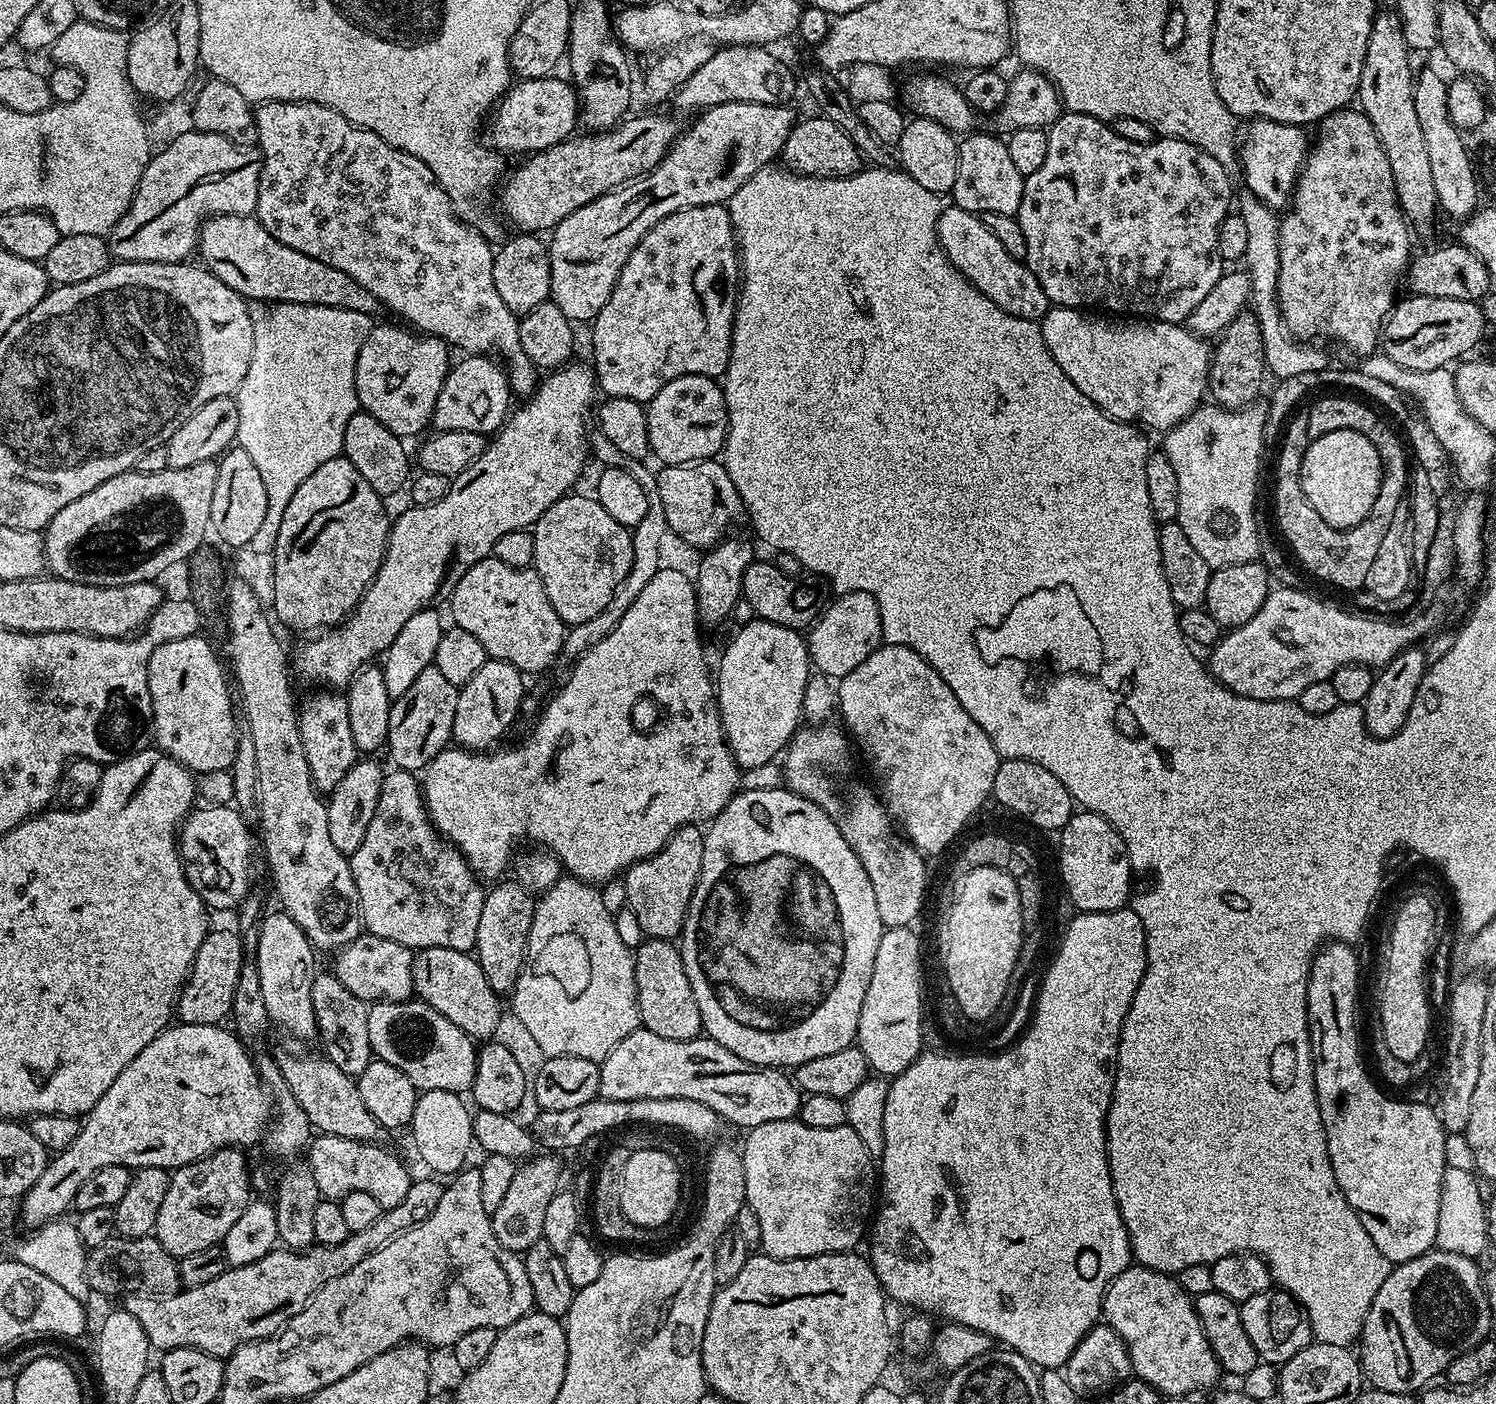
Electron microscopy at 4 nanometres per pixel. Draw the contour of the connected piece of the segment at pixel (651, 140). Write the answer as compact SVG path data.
M634 116L625 119L606 132L577 135L575 138L566 139L541 152L531 153L525 159L528 161L512 177L509 175L503 181L498 192L500 208L508 215L509 222L516 227L513 229L524 234L547 233L560 224L562 218L574 214L574 210L586 206L594 198L612 192L623 184L630 184L632 181L640 179L641 176L645 176L650 170L654 170L654 166L658 166L658 162L662 162L662 158L680 135L681 125L676 125L668 116Z

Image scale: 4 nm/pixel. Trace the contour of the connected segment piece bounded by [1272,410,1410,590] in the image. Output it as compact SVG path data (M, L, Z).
M1297 410L1288 418L1280 437L1276 456L1276 489L1272 492L1272 508L1276 511L1275 527L1279 535L1284 535L1283 543L1288 543L1287 551L1296 555L1295 563L1305 568L1312 576L1317 576L1324 584L1333 584L1336 588L1364 588L1363 578L1368 566L1372 563L1376 548L1382 538L1386 538L1386 530L1390 530L1390 522L1394 518L1394 510L1398 510L1398 502L1406 499L1406 489L1410 483L1410 452L1395 427L1380 436L1380 450L1384 459L1380 465L1384 467L1384 476L1380 479L1380 496L1374 498L1374 506L1370 506L1370 514L1358 526L1353 528L1332 528L1310 506L1300 485L1298 471L1304 451L1308 449L1307 411Z

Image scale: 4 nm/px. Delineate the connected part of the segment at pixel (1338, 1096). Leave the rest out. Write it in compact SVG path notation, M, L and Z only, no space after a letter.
M1329 942L1317 952L1312 959L1312 969L1308 975L1308 1037L1312 1043L1312 1065L1314 1066L1314 1082L1316 1083L1316 1097L1318 1098L1318 1110L1322 1114L1322 1126L1326 1130L1326 1142L1328 1143L1328 1157L1334 1170L1334 1178L1350 1206L1358 1214L1362 1226L1366 1226L1366 1234L1374 1238L1374 1246L1382 1250L1382 1254L1388 1260L1389 1265L1405 1264L1414 1258L1418 1258L1423 1252L1433 1251L1436 1235L1438 1234L1438 1202L1442 1202L1442 1182L1444 1181L1444 1139L1446 1133L1436 1116L1435 1107L1424 1104L1407 1104L1404 1100L1395 1100L1387 1091L1380 1092L1381 1085L1368 1077L1364 1069L1364 1056L1360 1053L1360 1032L1356 1029L1356 995L1360 992L1360 964L1356 961L1356 952L1351 943Z

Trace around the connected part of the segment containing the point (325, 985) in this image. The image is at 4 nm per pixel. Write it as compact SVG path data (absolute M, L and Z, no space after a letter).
M324 970L317 971L314 978L312 1001L316 1011L318 1040L324 1043L323 1055L330 1062L334 1062L334 1066L338 1066L342 1074L353 1078L360 1076L374 1058L370 1046L369 1005L362 998L350 994L350 990L346 990L346 986L338 982L335 974Z

